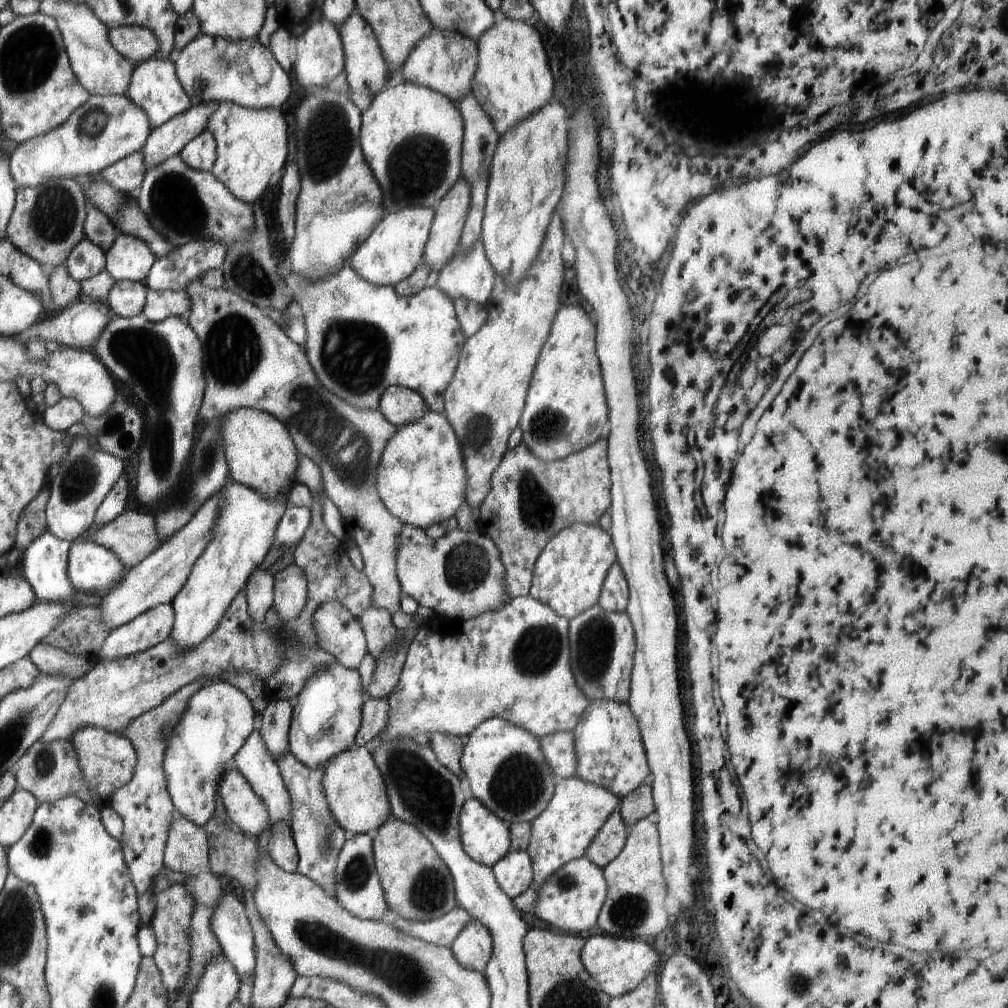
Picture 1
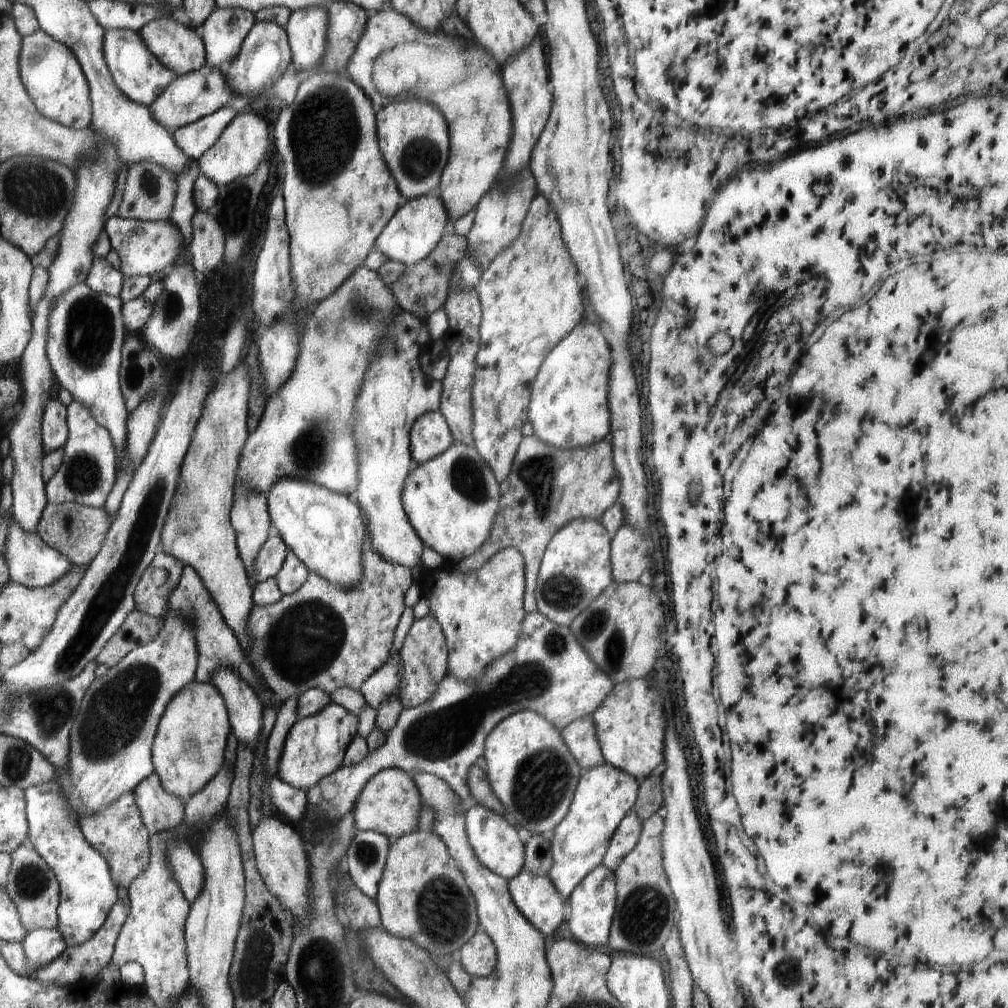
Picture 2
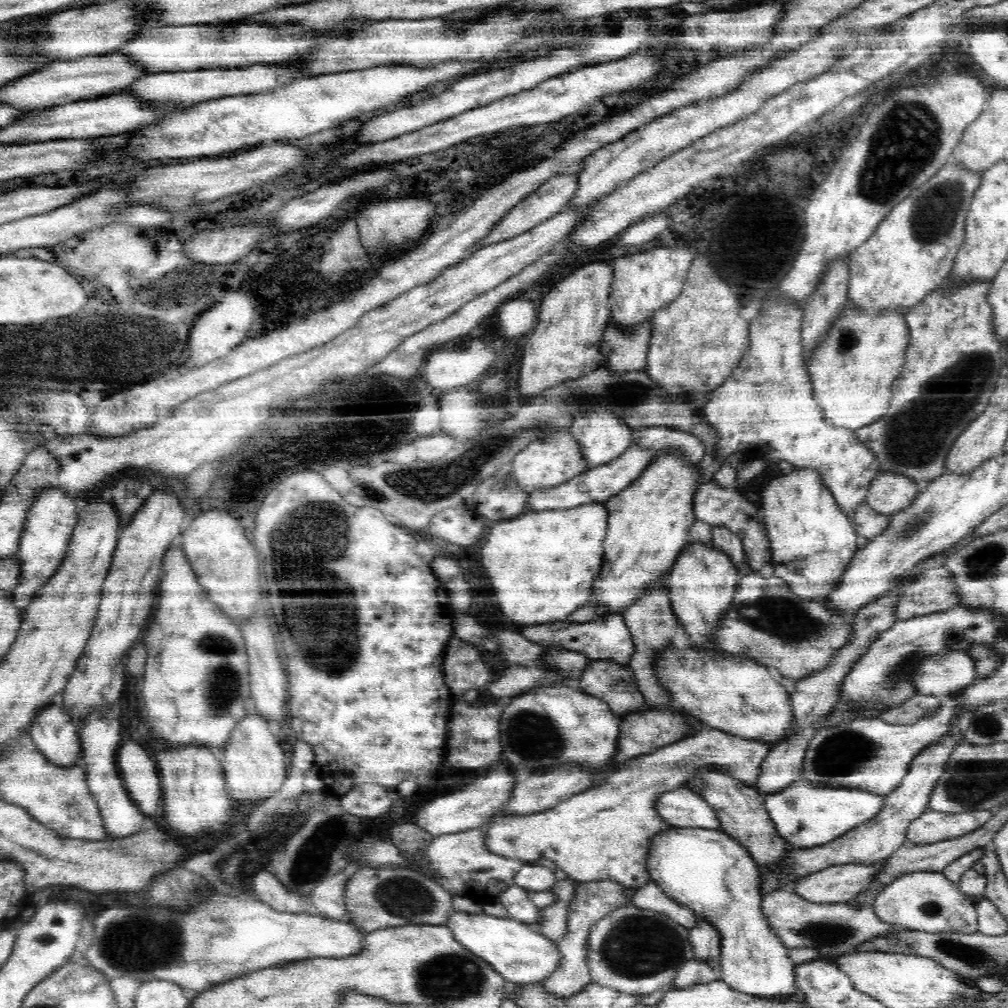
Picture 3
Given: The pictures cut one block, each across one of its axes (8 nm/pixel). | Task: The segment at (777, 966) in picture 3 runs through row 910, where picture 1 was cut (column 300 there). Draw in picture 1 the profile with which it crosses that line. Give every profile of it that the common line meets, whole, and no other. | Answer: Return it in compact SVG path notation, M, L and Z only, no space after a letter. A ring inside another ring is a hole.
M336 662L329 669L314 675L293 701L293 715L289 730L288 750L308 768L324 768L327 762L341 752L353 748L353 742L361 725L362 705L366 696L357 669L347 669Z

